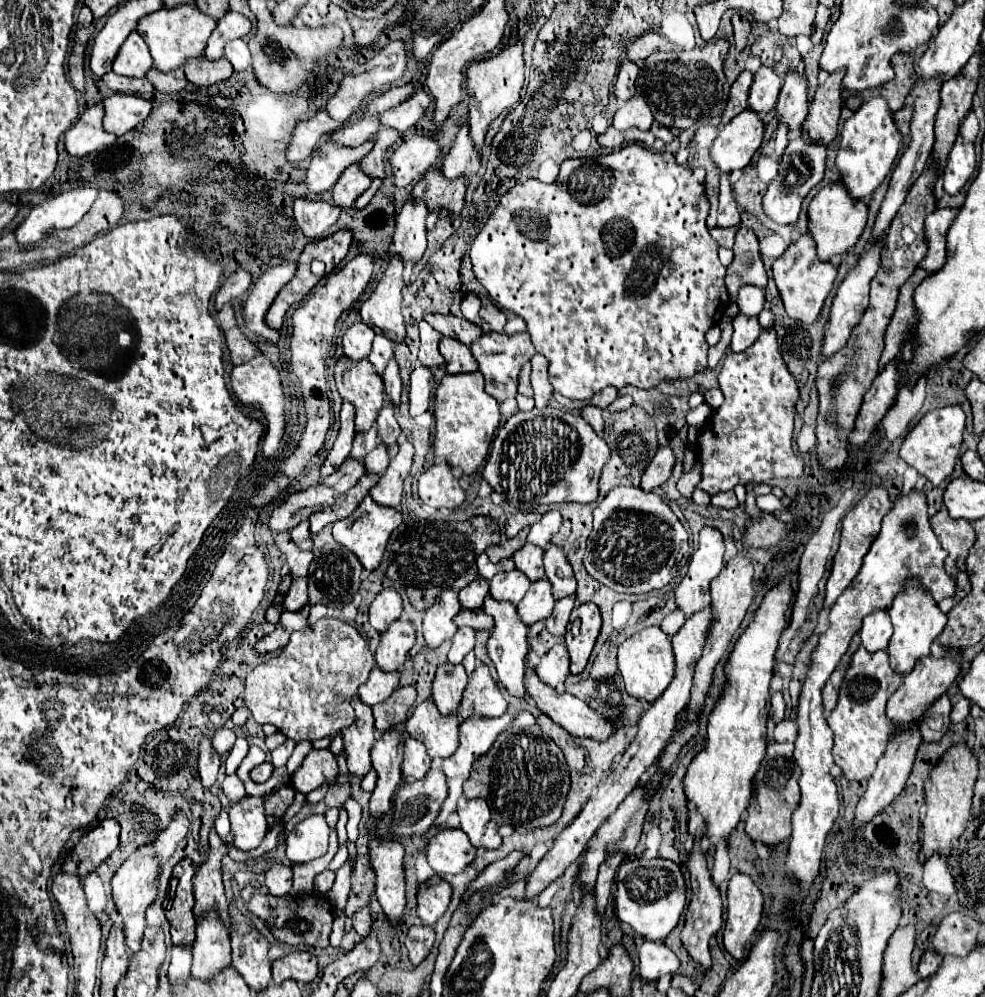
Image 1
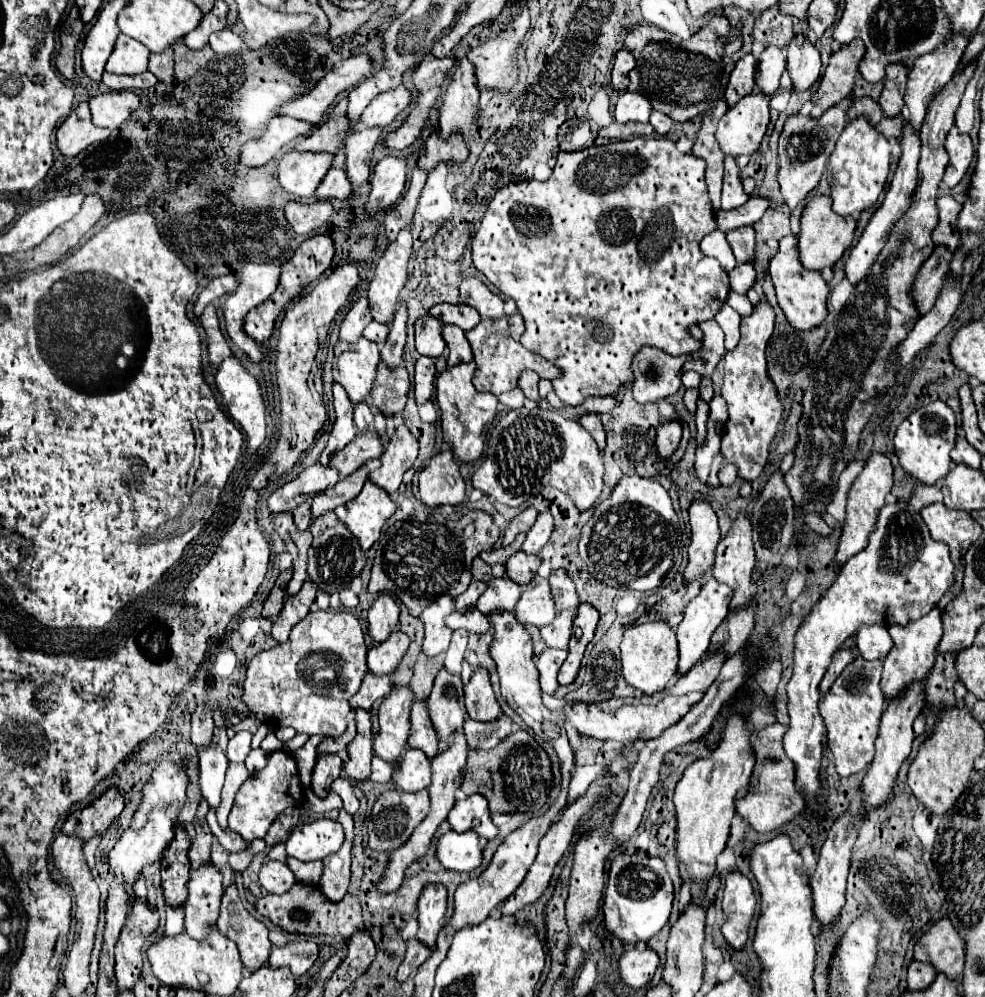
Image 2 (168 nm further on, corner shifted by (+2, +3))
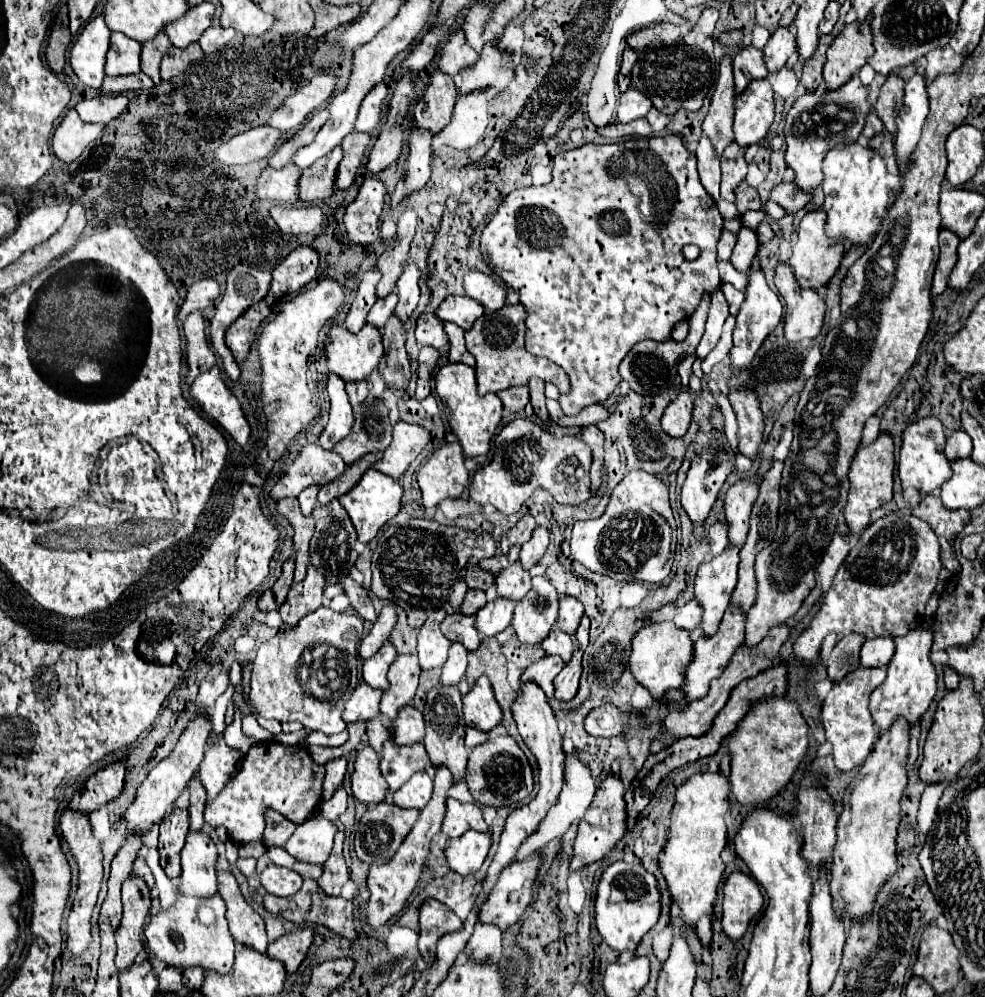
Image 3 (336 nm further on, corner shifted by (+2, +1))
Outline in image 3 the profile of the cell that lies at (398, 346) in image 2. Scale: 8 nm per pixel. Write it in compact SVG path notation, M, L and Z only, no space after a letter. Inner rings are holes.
M408 262L402 270L402 276L398 278L398 306L394 310L396 316L404 320L404 324L408 324L408 318L418 304L420 296L418 280L420 280L420 268L414 262Z

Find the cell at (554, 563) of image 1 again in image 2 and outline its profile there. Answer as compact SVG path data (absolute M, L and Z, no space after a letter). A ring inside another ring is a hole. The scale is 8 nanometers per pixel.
M560 568L560 570L554 570L552 576L550 576L550 586L552 586L552 596L554 596L554 604L556 604L556 610L576 610L580 600L578 600L578 594L576 594L576 586L572 582L572 578L568 578L566 570Z

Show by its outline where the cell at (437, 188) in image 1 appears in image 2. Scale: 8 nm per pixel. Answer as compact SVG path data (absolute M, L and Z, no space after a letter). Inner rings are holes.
M434 132L426 144L422 146L422 154L418 160L418 168L430 174L440 162L452 162L452 164L462 164L468 158L468 148L464 144L464 138L454 134L450 140L440 140L438 132Z

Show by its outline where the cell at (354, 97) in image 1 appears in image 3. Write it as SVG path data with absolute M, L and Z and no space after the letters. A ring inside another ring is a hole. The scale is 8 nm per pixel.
M328 74L314 76L306 86L288 96L280 108L276 108L268 120L268 126L278 128L282 132L292 132L302 126L306 114L326 102L336 86L336 78Z

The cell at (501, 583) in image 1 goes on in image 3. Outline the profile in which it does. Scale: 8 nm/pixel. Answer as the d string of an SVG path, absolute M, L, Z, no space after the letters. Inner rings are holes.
M492 600L484 608L476 612L476 630L490 638L502 632L504 628L510 626L512 622L512 612L514 612L514 602L510 600Z

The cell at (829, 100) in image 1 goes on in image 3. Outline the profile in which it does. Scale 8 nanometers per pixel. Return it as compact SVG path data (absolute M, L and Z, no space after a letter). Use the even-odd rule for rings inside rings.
M870 18L844 26L828 50L828 60L824 66L826 88L838 88L840 84L846 84L872 54L874 46Z

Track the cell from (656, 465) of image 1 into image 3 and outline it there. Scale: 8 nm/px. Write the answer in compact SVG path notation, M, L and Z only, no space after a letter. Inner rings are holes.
M688 390L680 392L664 410L664 416L662 416L664 430L670 436L684 436L690 426L690 420L692 420L692 408L694 408L692 392L688 392Z

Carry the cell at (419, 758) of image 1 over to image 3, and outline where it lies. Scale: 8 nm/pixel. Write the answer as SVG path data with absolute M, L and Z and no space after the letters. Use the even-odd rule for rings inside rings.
M416 772L408 784L394 792L394 804L398 808L418 808L422 810L432 796L432 778L426 772Z

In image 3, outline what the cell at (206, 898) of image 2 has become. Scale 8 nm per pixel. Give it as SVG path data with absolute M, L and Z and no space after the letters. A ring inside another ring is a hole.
M188 832L186 836L178 890L184 896L212 896L216 892L216 846L204 832Z

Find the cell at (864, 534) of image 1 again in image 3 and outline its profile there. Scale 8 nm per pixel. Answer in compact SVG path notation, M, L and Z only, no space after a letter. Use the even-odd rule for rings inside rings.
M882 432L872 444L860 446L856 450L848 470L850 490L848 490L848 504L844 508L844 518L852 534L858 534L868 524L872 510L892 500L892 482L894 482L892 472L894 472L894 440L890 434Z

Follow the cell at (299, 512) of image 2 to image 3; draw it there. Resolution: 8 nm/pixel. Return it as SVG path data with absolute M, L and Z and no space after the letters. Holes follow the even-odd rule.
M312 484L312 486L304 488L304 492L300 492L298 500L300 500L300 508L302 508L304 516L310 516L312 514L312 508L314 508L316 496L318 496L318 490L320 490L320 486L318 484Z

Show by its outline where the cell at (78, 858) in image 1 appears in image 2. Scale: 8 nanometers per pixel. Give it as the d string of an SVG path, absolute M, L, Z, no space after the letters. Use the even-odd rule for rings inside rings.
M110 788L84 810L70 814L62 826L62 834L74 836L82 842L88 842L94 836L104 836L110 824L120 816L122 808L124 798L118 794L116 788Z

